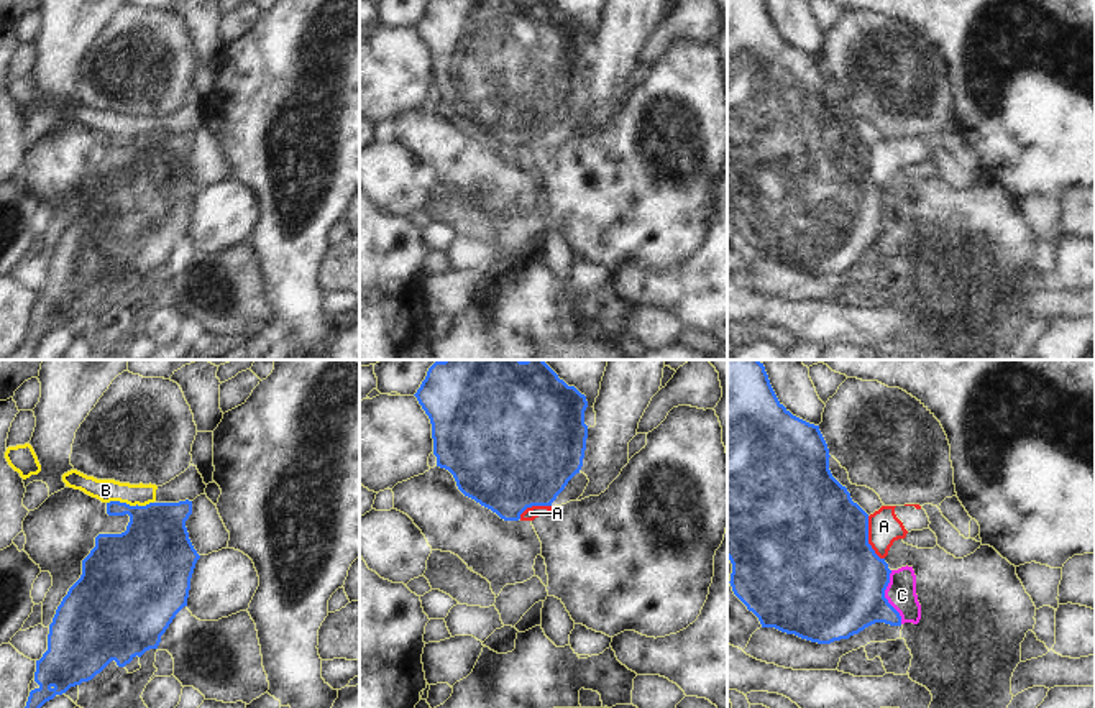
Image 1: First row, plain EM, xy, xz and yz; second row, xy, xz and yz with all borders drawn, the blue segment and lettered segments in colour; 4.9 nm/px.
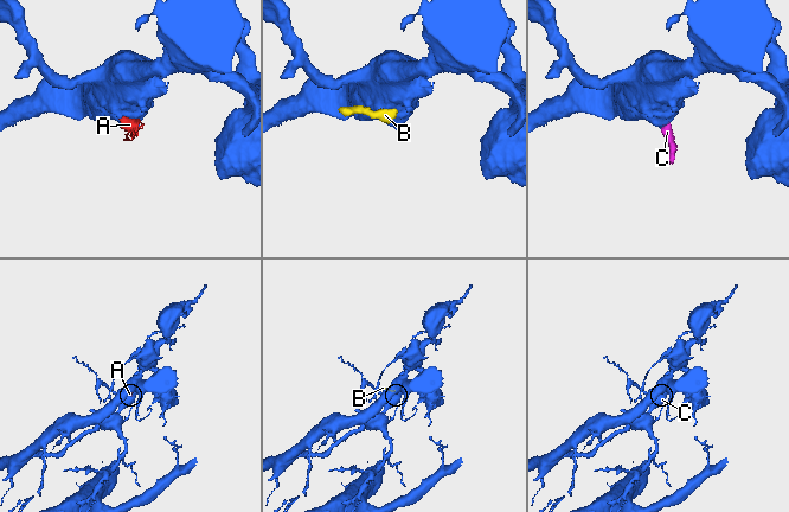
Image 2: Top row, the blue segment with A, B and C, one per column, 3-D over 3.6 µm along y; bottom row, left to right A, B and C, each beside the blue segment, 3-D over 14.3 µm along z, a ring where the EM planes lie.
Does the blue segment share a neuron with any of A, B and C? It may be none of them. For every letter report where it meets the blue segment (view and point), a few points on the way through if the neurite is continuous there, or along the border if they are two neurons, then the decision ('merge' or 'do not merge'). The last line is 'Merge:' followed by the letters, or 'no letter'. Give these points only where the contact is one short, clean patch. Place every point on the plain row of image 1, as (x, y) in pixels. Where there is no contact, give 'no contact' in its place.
A: contact yz (867, 171); way yz (816, 176), (857, 176), (867, 171), (884, 158); merge
B: contact xy (128, 137); border xy (107, 133), (153, 135); do not merge
C: contact yz (884, 229); border yz (890, 202), (885, 230), (898, 245), (902, 255); do not merge
Merge: A

